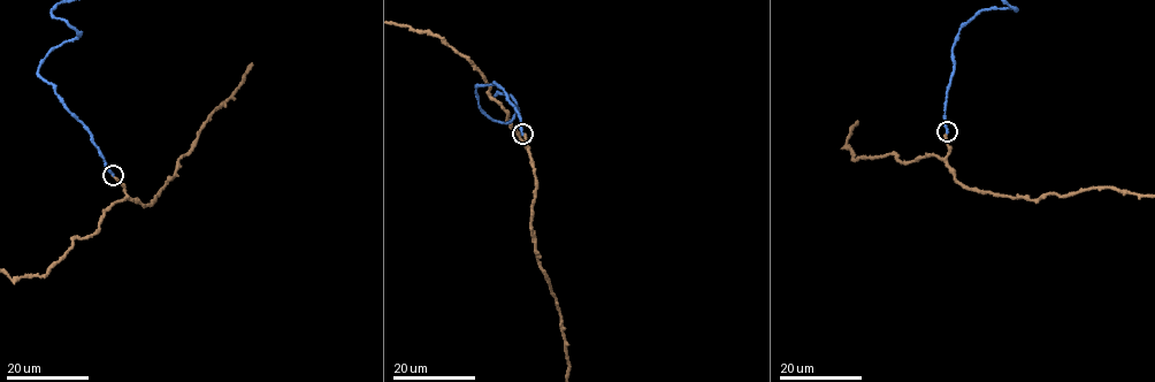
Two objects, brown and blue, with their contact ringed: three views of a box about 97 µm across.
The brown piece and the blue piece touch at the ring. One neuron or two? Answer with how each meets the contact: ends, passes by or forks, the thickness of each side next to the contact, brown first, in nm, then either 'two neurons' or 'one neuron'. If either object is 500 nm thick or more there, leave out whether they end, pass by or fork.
brown ends there; blue ends there; 200 nm thick on the brown side, 220 nm on the other; two neurons

